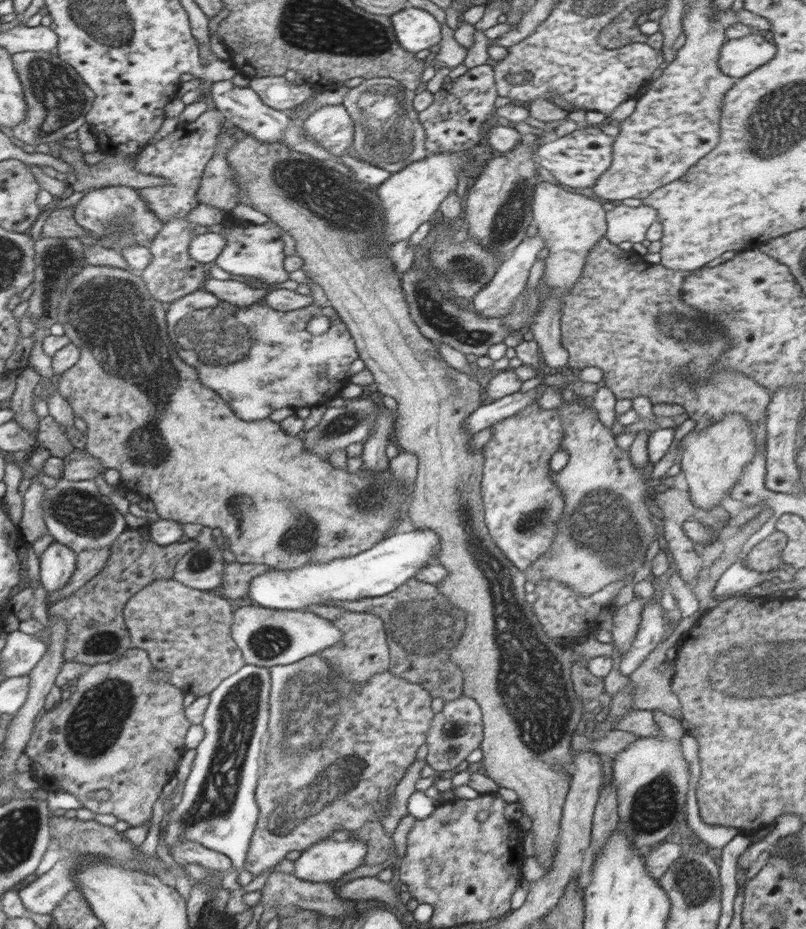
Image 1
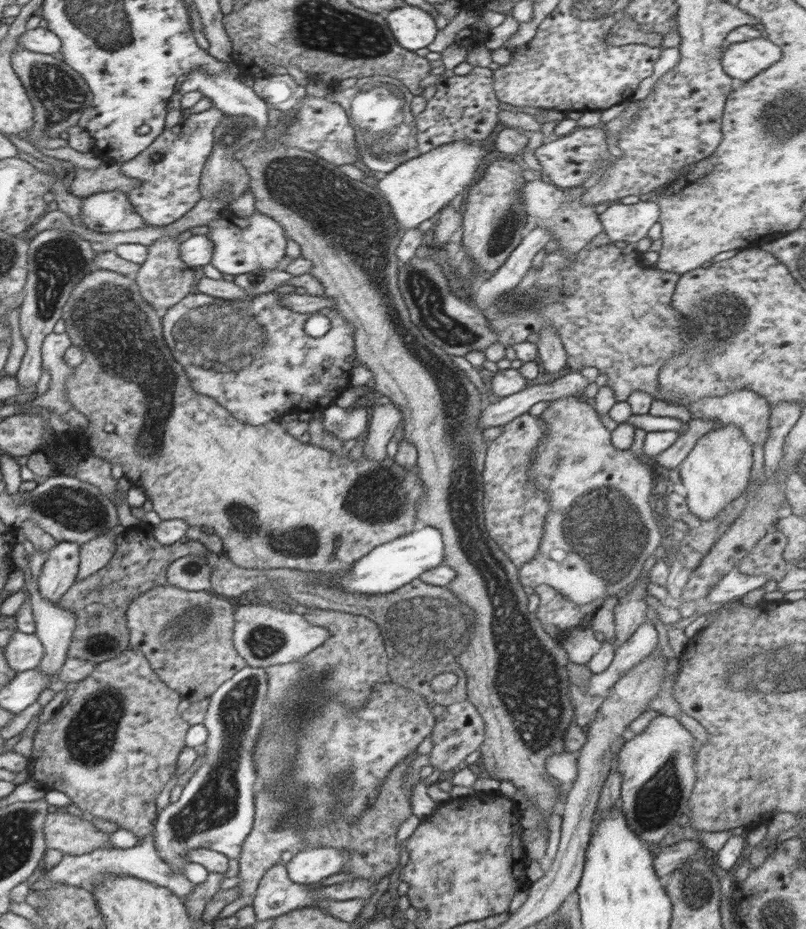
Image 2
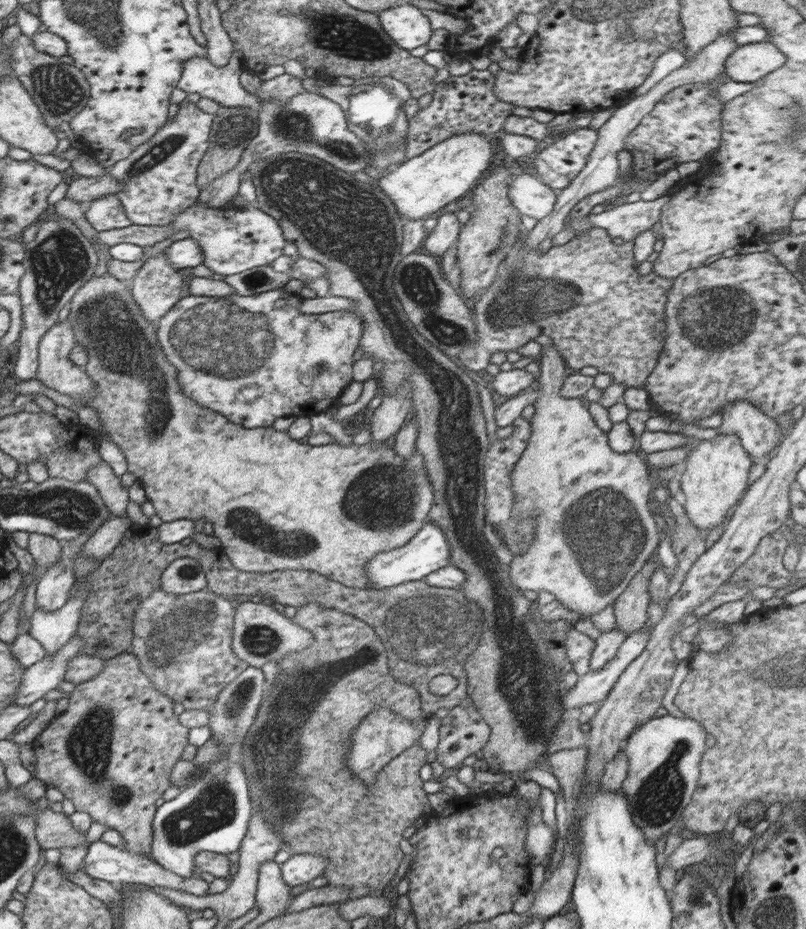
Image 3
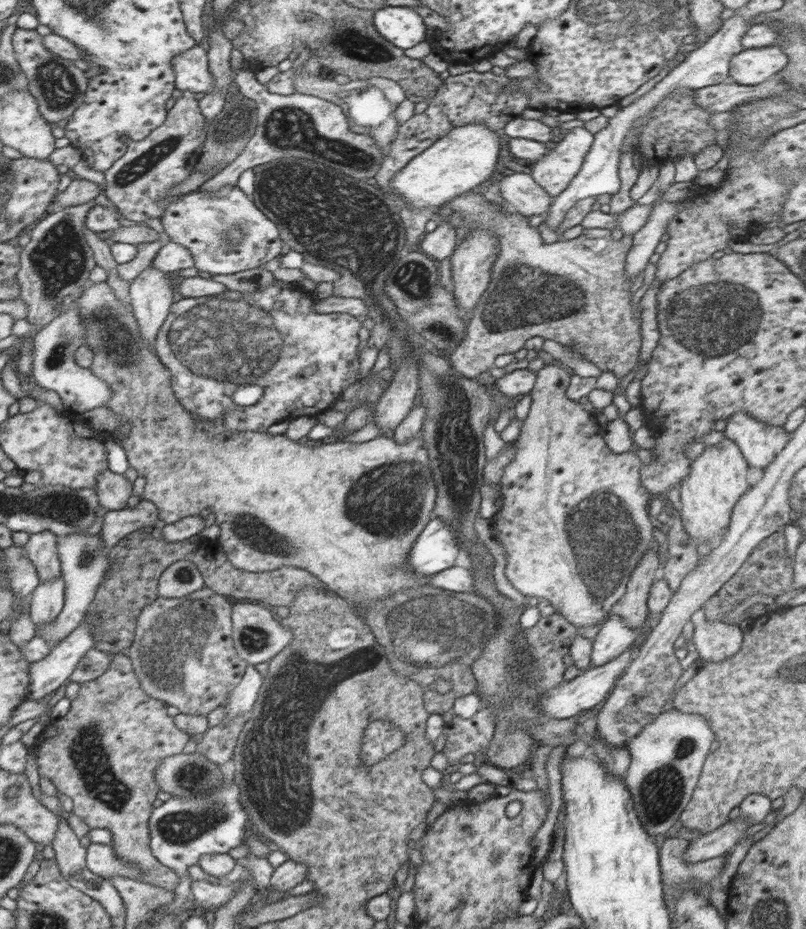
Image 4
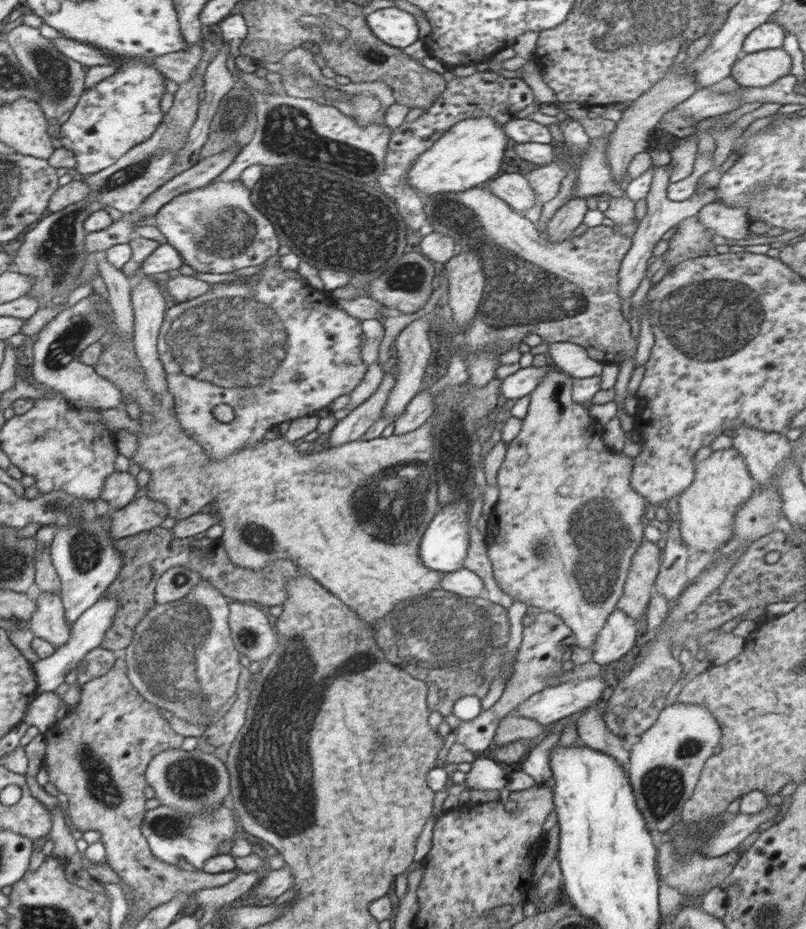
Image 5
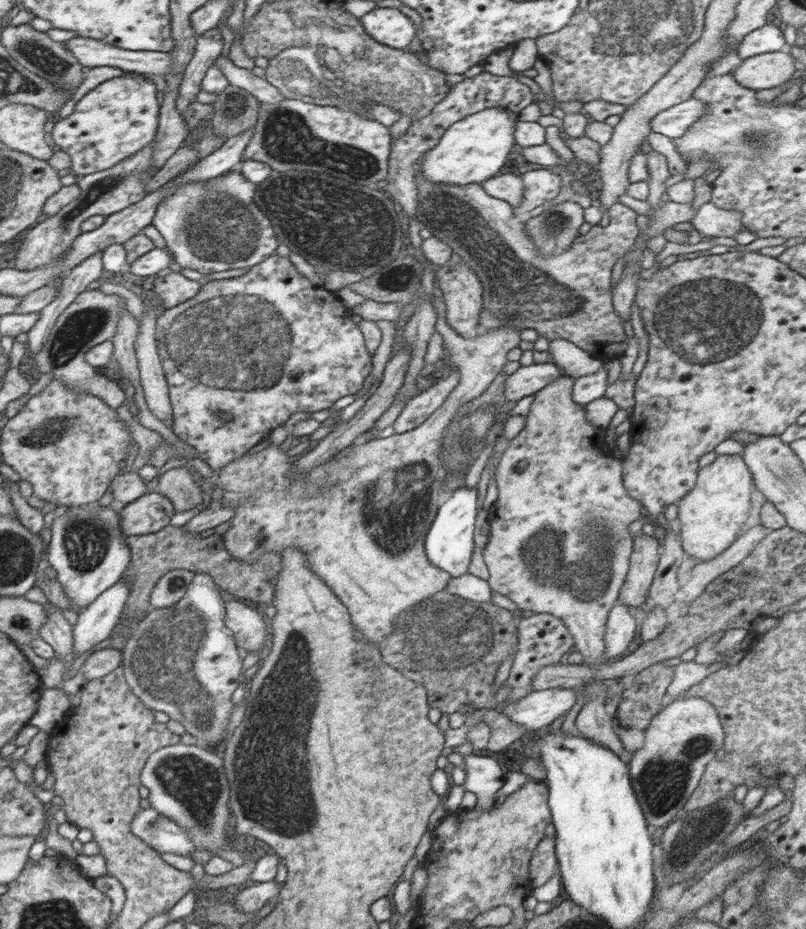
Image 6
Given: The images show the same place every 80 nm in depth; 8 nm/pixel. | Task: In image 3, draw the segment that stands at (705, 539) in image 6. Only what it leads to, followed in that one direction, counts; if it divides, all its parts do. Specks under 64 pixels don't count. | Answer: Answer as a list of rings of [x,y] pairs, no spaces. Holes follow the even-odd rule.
[[[718,434],[710,441],[700,441],[696,449],[685,459],[686,470],[680,478],[680,486],[686,502],[685,514],[697,530],[711,531],[724,522],[726,514],[743,497],[748,488],[748,472],[754,460],[741,447],[735,434]]]

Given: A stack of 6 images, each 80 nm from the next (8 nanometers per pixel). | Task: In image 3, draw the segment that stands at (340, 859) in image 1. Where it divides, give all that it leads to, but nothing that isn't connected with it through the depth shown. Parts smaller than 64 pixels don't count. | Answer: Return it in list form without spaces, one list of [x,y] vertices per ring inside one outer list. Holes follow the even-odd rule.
[[[296,854],[280,865],[282,881],[290,886],[300,886],[324,874],[324,868],[330,864],[327,856],[315,854]]]

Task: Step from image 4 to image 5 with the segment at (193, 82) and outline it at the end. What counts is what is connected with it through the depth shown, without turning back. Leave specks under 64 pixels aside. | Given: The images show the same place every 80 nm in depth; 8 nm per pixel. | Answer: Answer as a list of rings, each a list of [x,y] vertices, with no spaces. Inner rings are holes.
[[[194,44],[185,51],[172,52],[156,58],[154,62],[151,62],[151,66],[179,85],[193,77],[195,66],[202,62],[202,54],[204,51],[202,51],[201,44]]]

